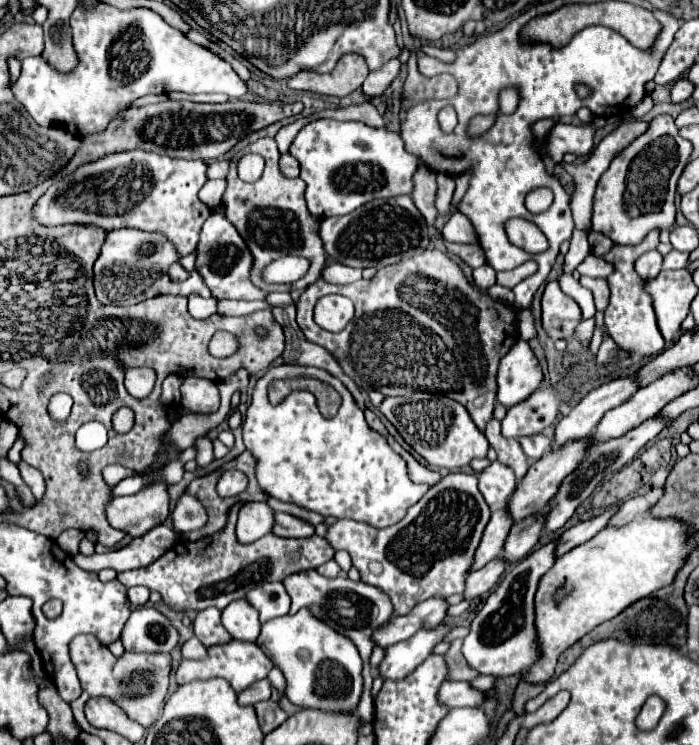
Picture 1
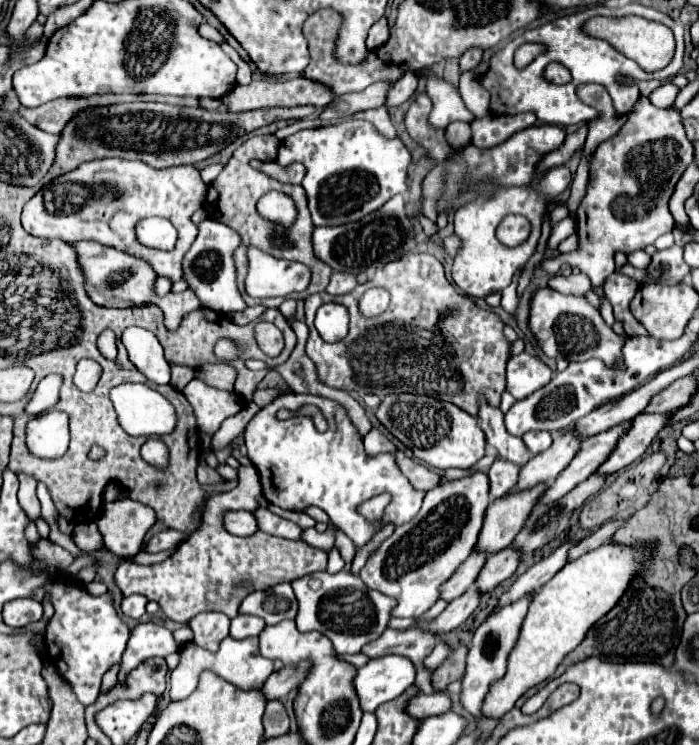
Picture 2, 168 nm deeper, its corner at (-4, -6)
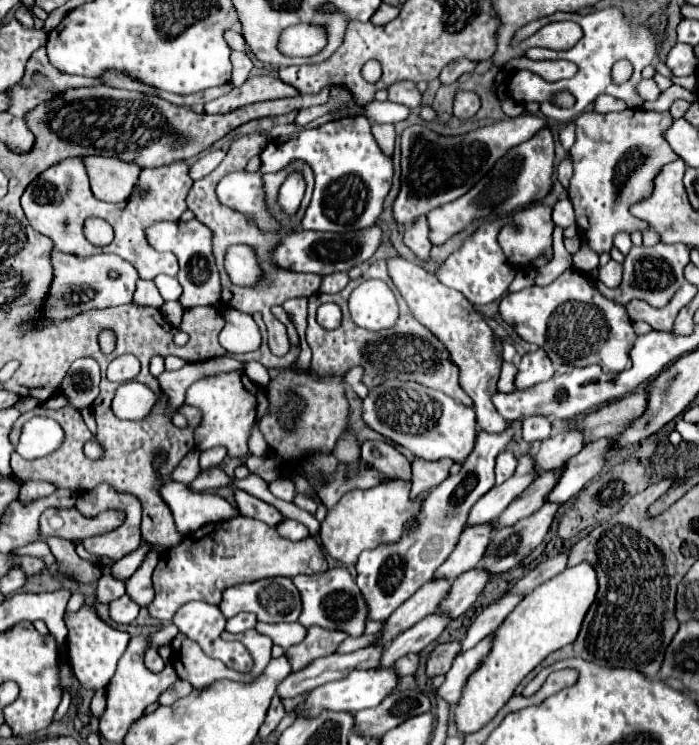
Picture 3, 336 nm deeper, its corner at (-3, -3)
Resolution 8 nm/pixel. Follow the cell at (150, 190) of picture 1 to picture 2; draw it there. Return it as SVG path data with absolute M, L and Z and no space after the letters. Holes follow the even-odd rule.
M102 158L80 164L76 170L62 174L42 186L22 210L22 226L36 238L58 238L68 244L80 240L100 242L104 246L134 254L150 262L158 276L166 276L172 282L182 278L182 258L194 242L198 228L190 216L202 208L206 184L200 178L196 166L174 166L156 170L144 162L124 158ZM148 216L162 216L176 224L178 248L170 252L140 246L134 226Z

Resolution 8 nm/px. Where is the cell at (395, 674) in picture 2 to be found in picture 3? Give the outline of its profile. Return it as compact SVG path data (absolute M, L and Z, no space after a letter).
M393 667L353 671L349 677L343 677L343 679L339 679L339 681L331 681L331 683L325 683L325 685L313 689L313 691L309 693L307 701L297 707L297 713L305 713L305 715L313 717L313 715L319 715L321 709L351 711L351 713L355 713L355 711L361 711L361 709L377 707L397 685L399 685L399 675L395 673Z

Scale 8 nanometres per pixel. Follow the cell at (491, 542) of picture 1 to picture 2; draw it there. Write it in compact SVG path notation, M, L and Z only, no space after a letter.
M478 552L470 554L470 558L466 558L466 562L462 562L462 566L458 566L458 570L442 584L440 600L452 602L454 598L462 596L474 584L474 578L478 576L484 562L486 562L486 554L478 554Z

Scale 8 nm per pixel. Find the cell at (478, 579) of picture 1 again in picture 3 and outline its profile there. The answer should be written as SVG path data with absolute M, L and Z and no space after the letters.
M435 611L429 617L415 623L411 629L397 635L389 647L385 647L385 659L381 659L381 667L391 667L399 657L407 653L423 651L431 641L435 641L443 629L451 623L451 617L443 611Z

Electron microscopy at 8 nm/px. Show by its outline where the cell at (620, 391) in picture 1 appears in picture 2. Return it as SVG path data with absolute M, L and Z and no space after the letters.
M566 430L566 432L558 434L548 450L532 456L530 462L526 462L526 466L522 466L518 486L514 486L514 490L510 490L510 494L530 490L538 484L548 486L550 482L554 482L554 478L570 464L570 460L578 452L580 442L582 442L580 438L574 438L574 430Z

